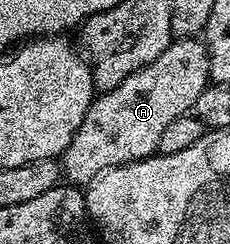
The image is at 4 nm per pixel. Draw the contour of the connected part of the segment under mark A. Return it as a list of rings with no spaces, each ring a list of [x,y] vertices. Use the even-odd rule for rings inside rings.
[[[177,39],[173,44],[151,63],[147,63],[139,71],[135,71],[119,87],[106,93],[94,96],[87,115],[83,115],[83,123],[79,123],[79,131],[75,131],[75,139],[61,154],[61,172],[68,184],[87,187],[100,173],[114,169],[120,165],[129,165],[132,161],[141,161],[144,157],[152,157],[157,153],[157,144],[163,131],[174,119],[186,116],[192,110],[199,95],[209,80],[209,55],[201,39]]]

